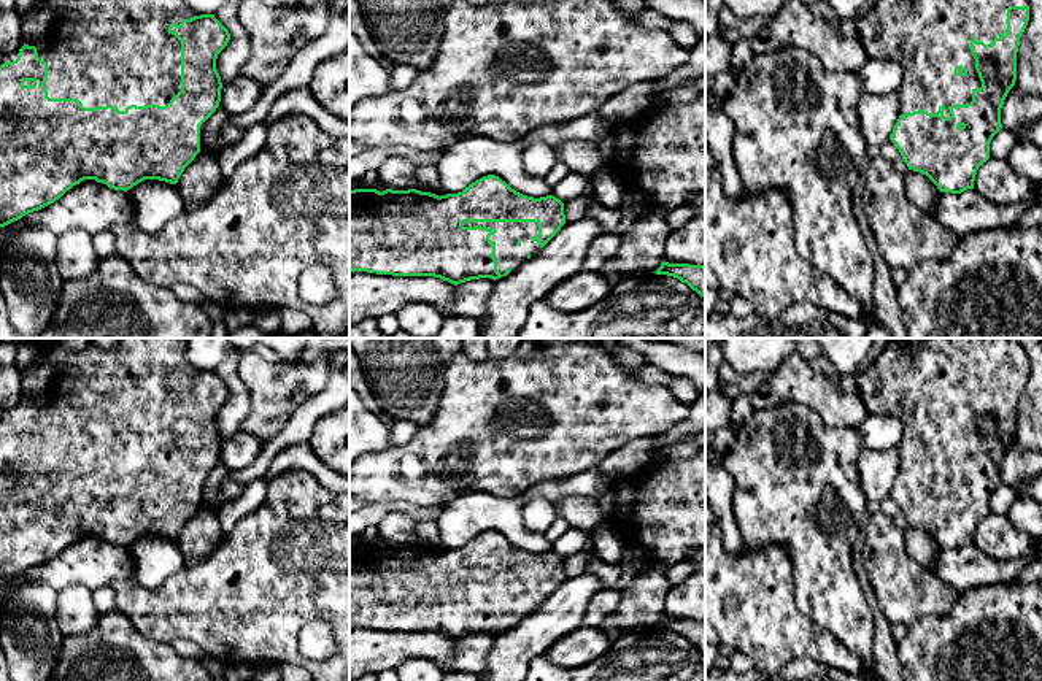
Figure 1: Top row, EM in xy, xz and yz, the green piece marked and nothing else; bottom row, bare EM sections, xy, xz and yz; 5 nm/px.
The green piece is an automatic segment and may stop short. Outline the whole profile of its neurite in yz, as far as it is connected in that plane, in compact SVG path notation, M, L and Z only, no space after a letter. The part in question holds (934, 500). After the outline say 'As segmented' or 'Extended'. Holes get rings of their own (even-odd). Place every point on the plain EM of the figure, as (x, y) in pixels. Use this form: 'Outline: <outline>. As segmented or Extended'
Outline: M1007 338L888 340L880 356L856 373L856 387L869 413L894 416L904 429L897 444L901 471L890 495L909 525L926 530L940 548L974 544L978 522L990 514L990 498L1002 484L1001 464L1017 437L1017 408L1028 376L1028 354Z. Extended

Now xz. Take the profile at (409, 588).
Outline: M496 530L440 552L416 544L354 544L349 546L349 625L434 632L454 641L480 633L496 637L526 619L564 579L559 554L523 551Z. Extended

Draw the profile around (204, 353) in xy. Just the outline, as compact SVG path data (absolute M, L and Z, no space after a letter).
M187 338L186 357L199 370L214 370L235 349L229 338Z

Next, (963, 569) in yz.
M967 544L961 549L940 548L934 557L934 573L961 594L972 587L1012 583L1029 564L1026 556L994 560L975 544Z

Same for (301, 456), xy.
M308 441L289 444L281 449L268 465L264 479L270 481L286 470L307 470L329 491L349 492L349 476L340 475L324 465L313 452Z

